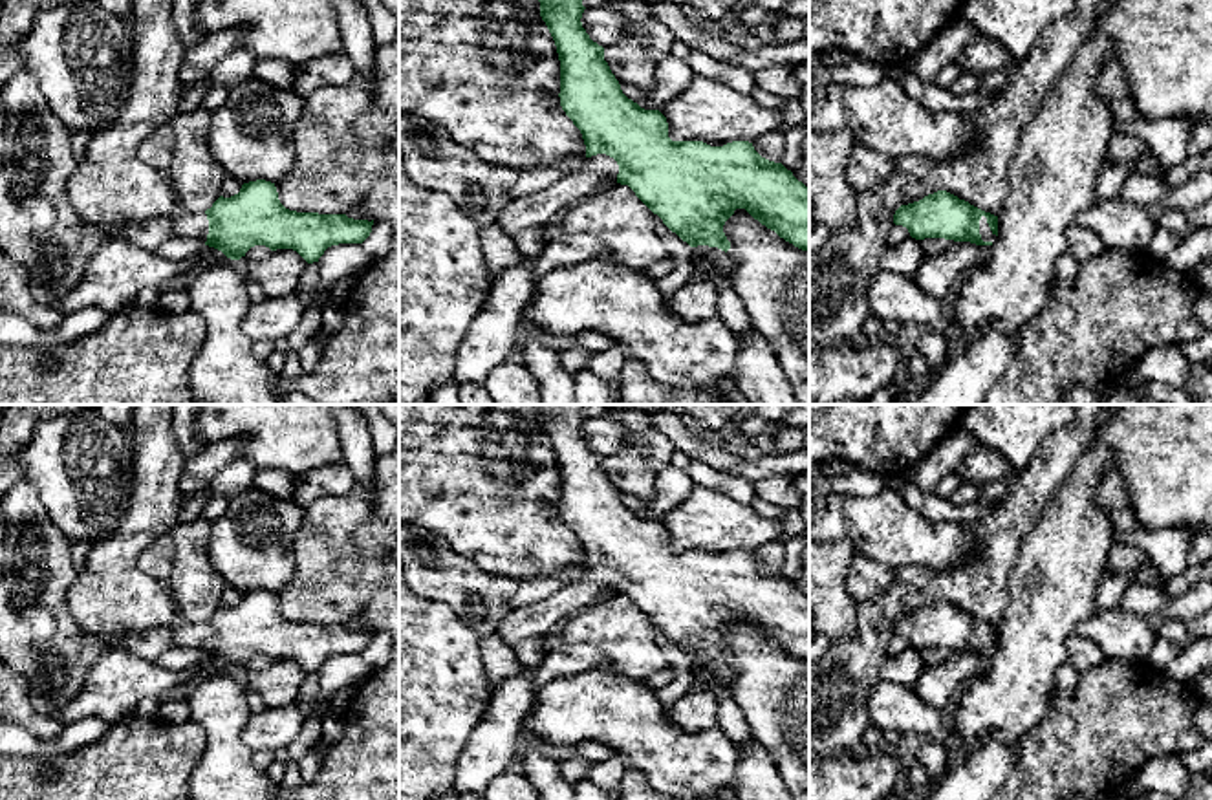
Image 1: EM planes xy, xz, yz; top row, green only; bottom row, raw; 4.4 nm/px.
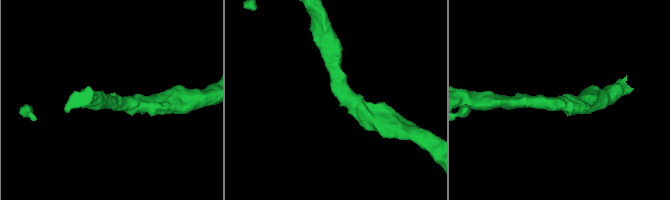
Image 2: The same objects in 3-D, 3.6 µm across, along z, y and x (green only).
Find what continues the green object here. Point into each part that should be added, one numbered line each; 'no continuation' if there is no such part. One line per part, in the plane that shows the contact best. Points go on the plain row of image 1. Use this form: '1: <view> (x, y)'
1: yz (985, 641)

